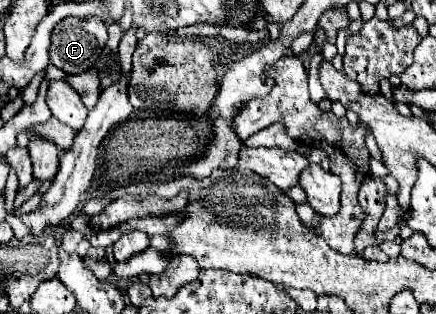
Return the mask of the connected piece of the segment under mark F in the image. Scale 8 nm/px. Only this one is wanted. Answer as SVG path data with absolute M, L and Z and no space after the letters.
M66 17L52 31L50 61L66 73L88 71L108 41L108 29L96 17Z

